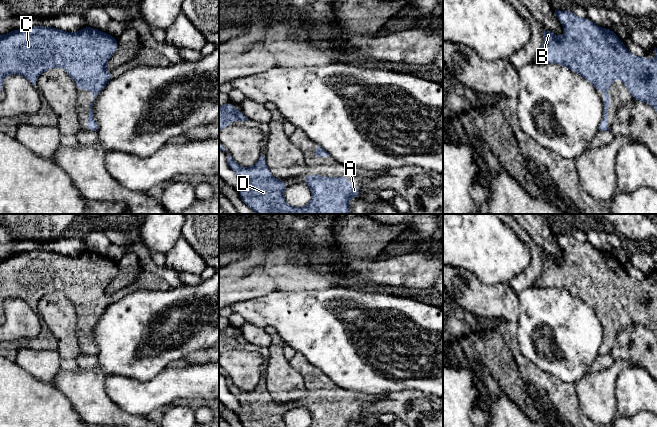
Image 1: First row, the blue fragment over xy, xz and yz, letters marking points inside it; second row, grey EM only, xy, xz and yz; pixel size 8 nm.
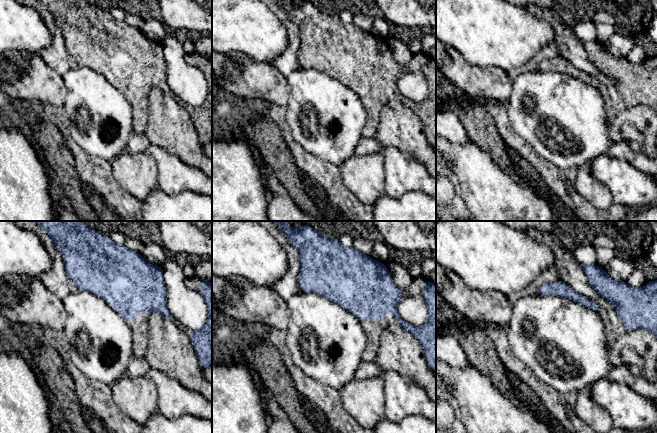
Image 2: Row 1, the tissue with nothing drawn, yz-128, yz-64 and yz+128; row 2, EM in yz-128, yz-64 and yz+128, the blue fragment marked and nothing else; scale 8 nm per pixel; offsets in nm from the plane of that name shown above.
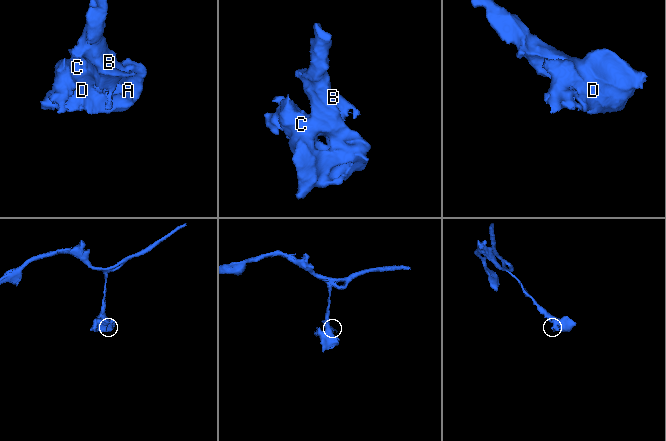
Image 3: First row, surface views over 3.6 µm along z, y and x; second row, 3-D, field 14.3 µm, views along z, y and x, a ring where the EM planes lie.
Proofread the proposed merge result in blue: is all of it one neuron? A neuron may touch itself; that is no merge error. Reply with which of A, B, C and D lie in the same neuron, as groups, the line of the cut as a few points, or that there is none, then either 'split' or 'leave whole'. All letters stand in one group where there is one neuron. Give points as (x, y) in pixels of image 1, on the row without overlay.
A B C D; no cut; leave whole

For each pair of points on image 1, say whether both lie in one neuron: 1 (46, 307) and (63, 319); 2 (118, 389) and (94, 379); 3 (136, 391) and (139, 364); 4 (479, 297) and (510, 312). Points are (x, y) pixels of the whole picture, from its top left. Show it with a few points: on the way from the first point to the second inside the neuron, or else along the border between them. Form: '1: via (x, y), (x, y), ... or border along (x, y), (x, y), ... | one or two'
1: via (50, 307), (59, 315) | one
2: border along (105, 374), (105, 392), (116, 404) | two
3: border along (159, 372), (147, 380), (136, 380), (114, 375) | two
4: via (487, 301), (500, 302), (502, 304) | one

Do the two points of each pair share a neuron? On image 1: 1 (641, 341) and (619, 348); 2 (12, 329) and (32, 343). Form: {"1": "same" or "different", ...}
{"1": "same", "2": "different"}

